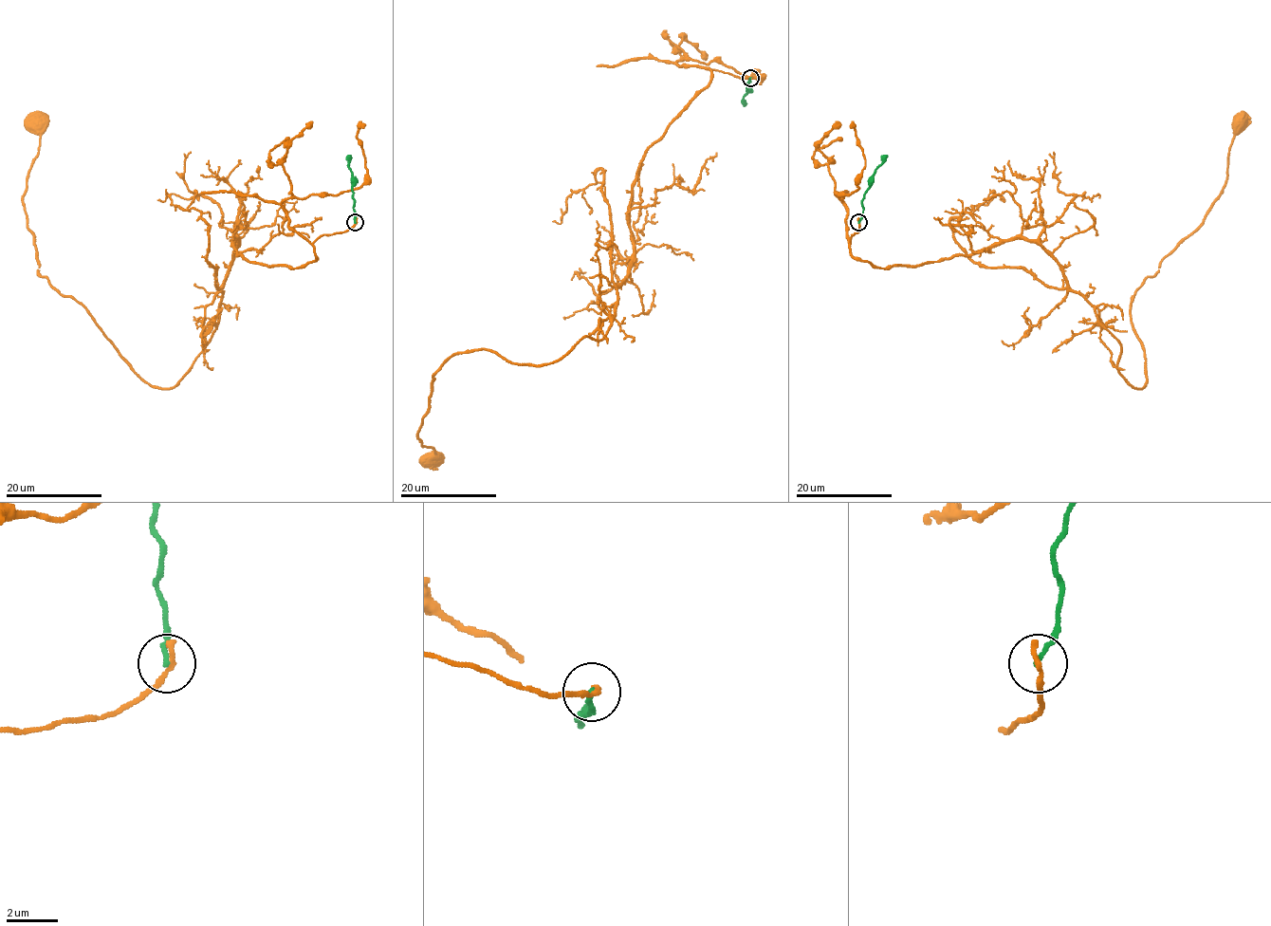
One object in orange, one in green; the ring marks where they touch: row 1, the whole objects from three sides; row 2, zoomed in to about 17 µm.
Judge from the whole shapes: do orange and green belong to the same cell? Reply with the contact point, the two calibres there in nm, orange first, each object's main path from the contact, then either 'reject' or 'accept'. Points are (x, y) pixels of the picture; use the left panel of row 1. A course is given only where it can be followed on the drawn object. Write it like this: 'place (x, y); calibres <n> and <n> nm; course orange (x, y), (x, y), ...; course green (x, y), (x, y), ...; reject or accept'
place (355, 222); calibres 280 and 170 nm; course orange (356, 222), (303, 267), (254, 263), (237, 238), (211, 338), (171, 388), (149, 386), (38, 270), (38, 118); course green (355, 222), (350, 156); reject

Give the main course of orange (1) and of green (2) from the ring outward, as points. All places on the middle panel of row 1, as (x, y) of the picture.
1: (751, 78), (708, 68), (649, 148), (600, 340), (544, 363), (472, 349), (435, 372), (418, 437), (432, 458)
2: (749, 78), (744, 96), (745, 105)

